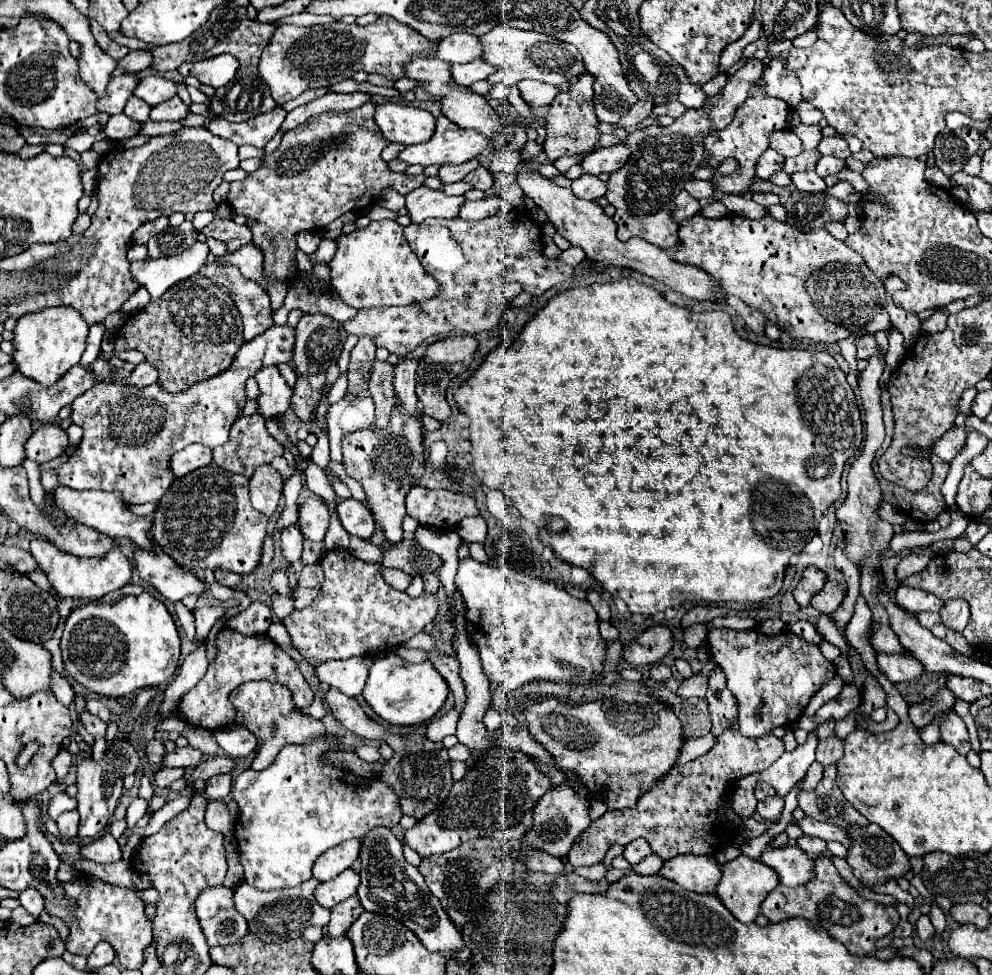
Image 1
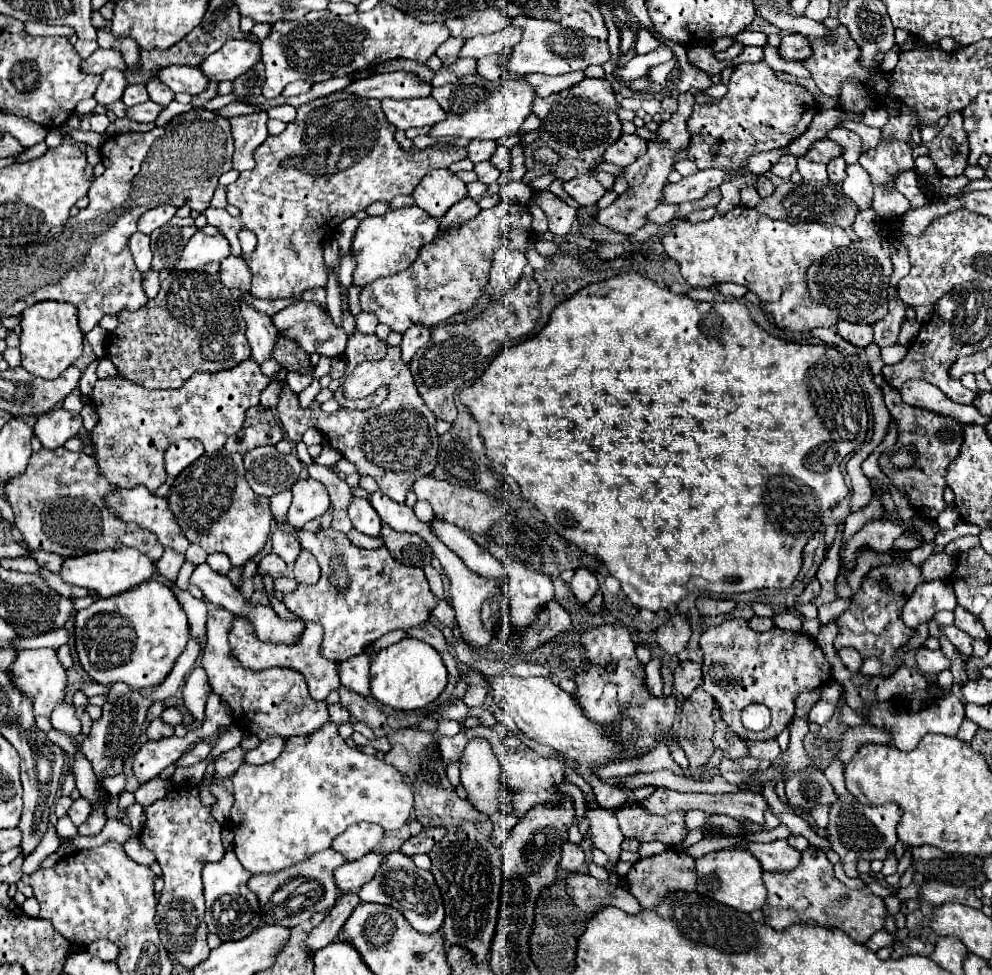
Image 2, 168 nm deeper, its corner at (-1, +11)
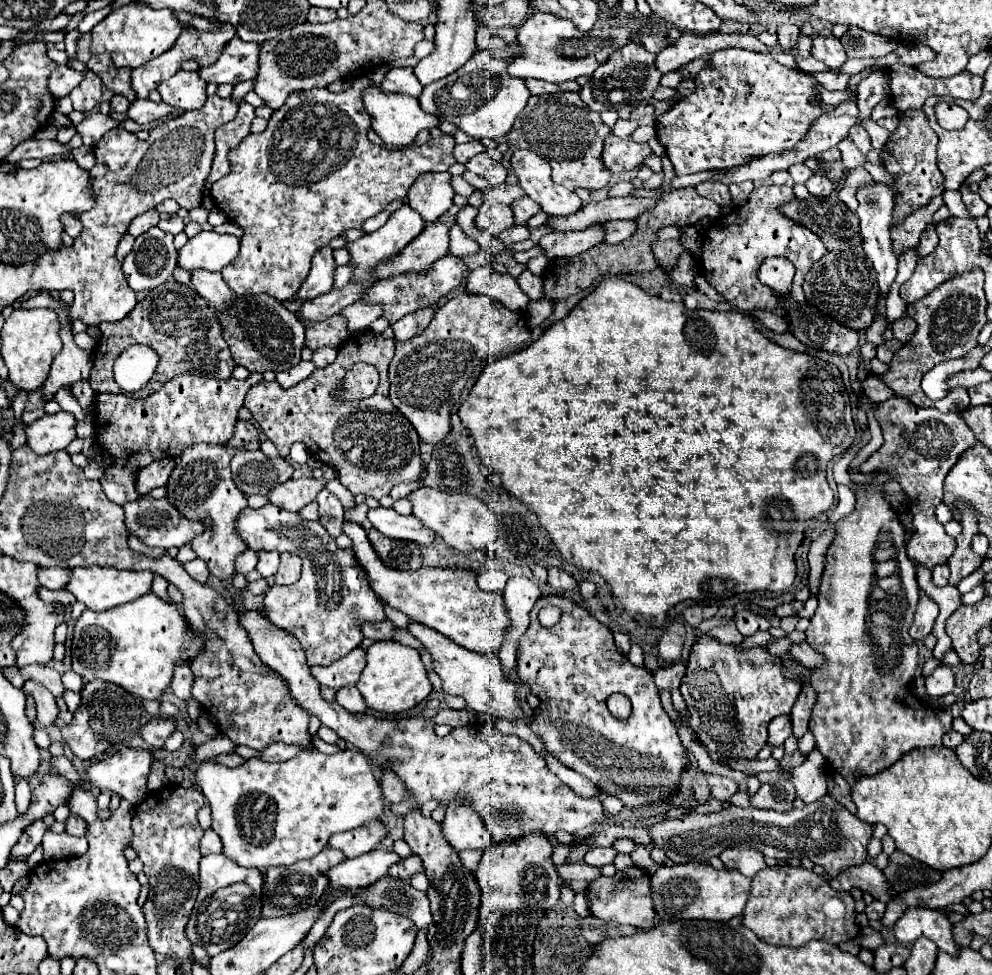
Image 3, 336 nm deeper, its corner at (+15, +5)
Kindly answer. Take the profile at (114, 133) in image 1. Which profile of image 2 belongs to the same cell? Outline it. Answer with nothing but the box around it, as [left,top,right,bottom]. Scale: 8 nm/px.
[128,100,162,122]

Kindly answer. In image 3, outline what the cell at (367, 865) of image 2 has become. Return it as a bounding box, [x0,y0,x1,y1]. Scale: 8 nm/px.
[328,848,398,892]

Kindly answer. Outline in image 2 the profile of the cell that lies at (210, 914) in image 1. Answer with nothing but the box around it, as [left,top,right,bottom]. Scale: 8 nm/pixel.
[204,850,260,942]

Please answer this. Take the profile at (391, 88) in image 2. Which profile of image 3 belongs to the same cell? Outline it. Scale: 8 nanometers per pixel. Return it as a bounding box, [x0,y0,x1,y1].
[378,68,422,98]

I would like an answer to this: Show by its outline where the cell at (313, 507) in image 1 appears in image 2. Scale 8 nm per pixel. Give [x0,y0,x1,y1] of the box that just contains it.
[288,478,330,528]

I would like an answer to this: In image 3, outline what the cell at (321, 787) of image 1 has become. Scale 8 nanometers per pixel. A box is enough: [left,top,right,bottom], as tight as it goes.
[196,748,384,870]

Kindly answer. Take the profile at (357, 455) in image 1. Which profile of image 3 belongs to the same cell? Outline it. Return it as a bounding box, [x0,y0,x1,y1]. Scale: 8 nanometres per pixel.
[244,332,422,500]

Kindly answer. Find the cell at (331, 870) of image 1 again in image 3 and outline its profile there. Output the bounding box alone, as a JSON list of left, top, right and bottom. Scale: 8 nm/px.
[328,822,388,858]

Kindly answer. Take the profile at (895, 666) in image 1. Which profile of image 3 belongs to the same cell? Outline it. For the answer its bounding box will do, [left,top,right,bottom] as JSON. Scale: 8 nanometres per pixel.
[924,664,954,696]

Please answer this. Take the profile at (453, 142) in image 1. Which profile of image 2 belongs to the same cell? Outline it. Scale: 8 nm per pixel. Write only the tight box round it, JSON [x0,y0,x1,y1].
[432,74,536,140]

